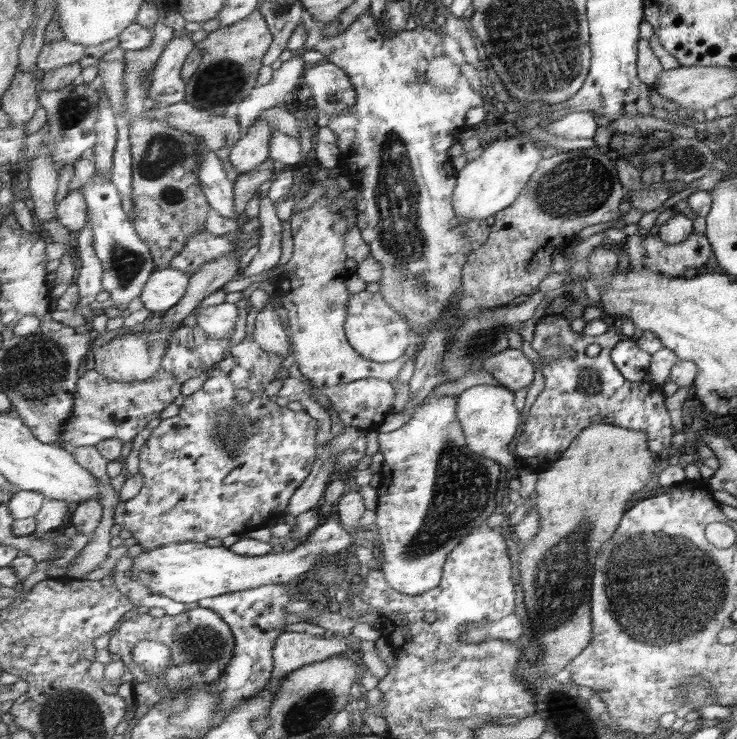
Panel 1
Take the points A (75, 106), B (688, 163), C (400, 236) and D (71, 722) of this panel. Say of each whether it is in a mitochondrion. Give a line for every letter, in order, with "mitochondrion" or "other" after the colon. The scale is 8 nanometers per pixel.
A: mitochondrion
B: mitochondrion
C: mitochondrion
D: mitochondrion

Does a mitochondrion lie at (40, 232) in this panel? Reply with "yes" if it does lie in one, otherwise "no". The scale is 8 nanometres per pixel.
no

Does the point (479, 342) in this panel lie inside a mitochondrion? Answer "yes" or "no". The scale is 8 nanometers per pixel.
yes

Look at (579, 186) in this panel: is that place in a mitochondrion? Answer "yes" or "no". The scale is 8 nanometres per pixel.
yes

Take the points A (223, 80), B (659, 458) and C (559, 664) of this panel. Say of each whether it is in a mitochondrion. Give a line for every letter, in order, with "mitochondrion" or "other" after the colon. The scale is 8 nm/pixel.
A: mitochondrion
B: other
C: other

